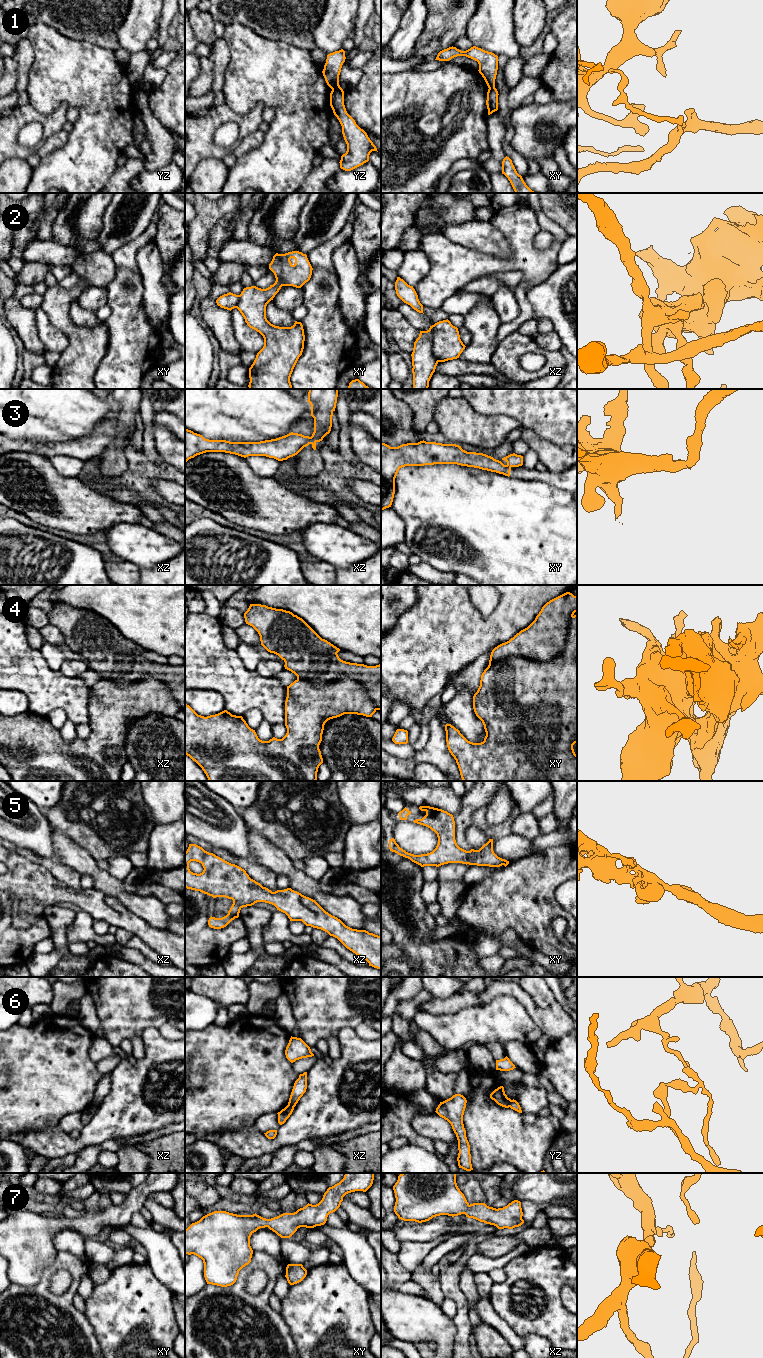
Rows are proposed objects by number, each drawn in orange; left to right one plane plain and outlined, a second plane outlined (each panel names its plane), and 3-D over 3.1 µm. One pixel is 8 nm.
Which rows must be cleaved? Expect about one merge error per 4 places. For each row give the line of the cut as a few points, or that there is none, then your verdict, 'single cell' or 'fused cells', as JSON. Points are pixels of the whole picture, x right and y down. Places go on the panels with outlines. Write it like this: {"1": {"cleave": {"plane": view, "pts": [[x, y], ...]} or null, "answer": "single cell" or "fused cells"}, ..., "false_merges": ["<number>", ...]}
{"1": {"cleave": {"plane": "yz", "pts": [[339, 86], [332, 89]]}, "answer": "fused cells"}, "2": {"cleave": null, "answer": "single cell"}, "3": {"cleave": {"plane": "xz", "pts": [[310, 437], [315, 442]]}, "answer": "fused cells"}, "4": {"cleave": null, "answer": "single cell"}, "5": {"cleave": null, "answer": "single cell"}, "6": {"cleave": {"plane": "yz", "pts": [[511, 1100], [508, 1106]]}, "answer": "fused cells"}, "7": {"cleave": null, "answer": "single cell"}, "false_merges": ["1", "3", "6"]}

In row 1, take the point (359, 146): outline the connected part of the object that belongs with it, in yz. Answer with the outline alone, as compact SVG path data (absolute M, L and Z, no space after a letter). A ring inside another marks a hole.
M341 87L332 89L330 106L342 126L342 134L347 144L347 151L341 156L339 162L340 168L351 171L368 162L370 153L377 151L377 148L367 133L347 113L344 105L344 91Z

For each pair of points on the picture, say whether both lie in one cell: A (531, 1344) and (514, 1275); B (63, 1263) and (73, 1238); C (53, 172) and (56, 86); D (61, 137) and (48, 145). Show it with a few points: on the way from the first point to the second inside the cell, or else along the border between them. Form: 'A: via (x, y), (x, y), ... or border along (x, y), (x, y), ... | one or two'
A: border along (538, 1335), (526, 1334), (522, 1337) | two
B: border along (57, 1250), (70, 1252), (77, 1256), (84, 1256) | two
C: via (77, 148), (87, 138), (87, 105), (80, 98) | one
D: via (58, 139), (51, 144) | one

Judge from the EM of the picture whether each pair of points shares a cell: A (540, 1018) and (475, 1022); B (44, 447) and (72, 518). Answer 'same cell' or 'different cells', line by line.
A: different cells
B: different cells

